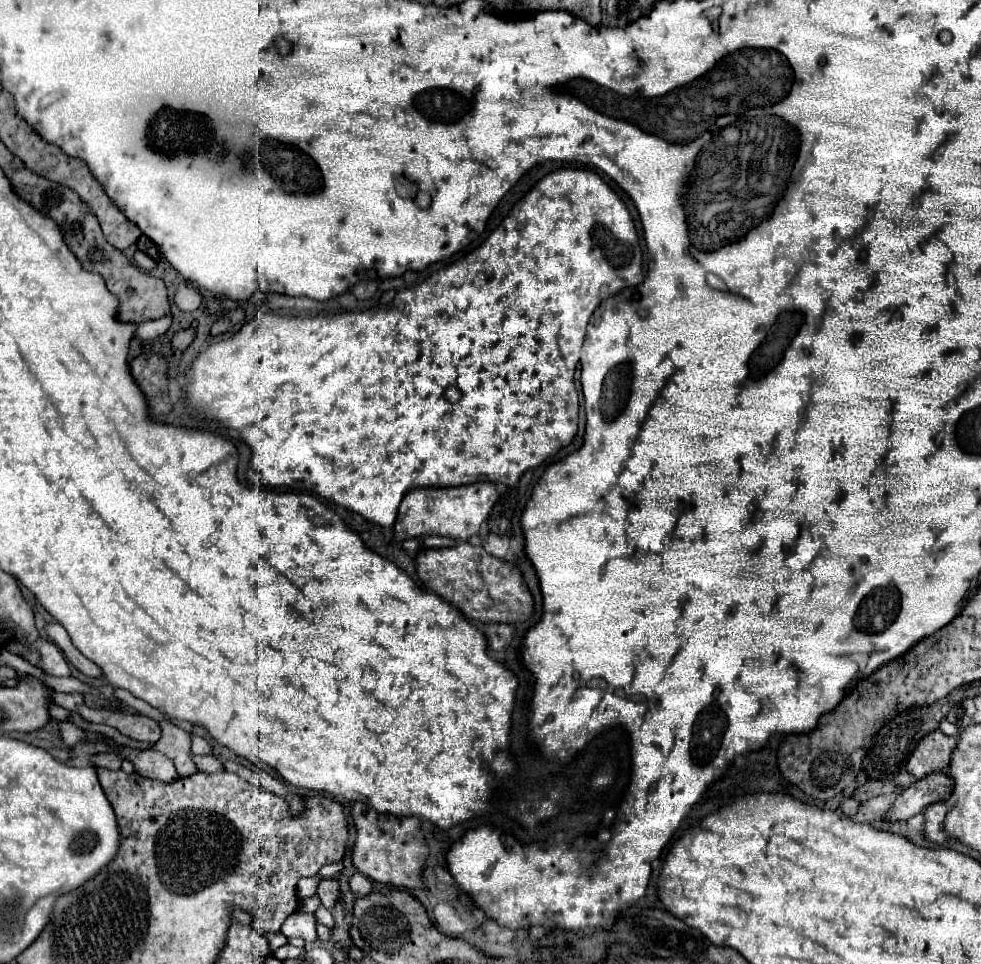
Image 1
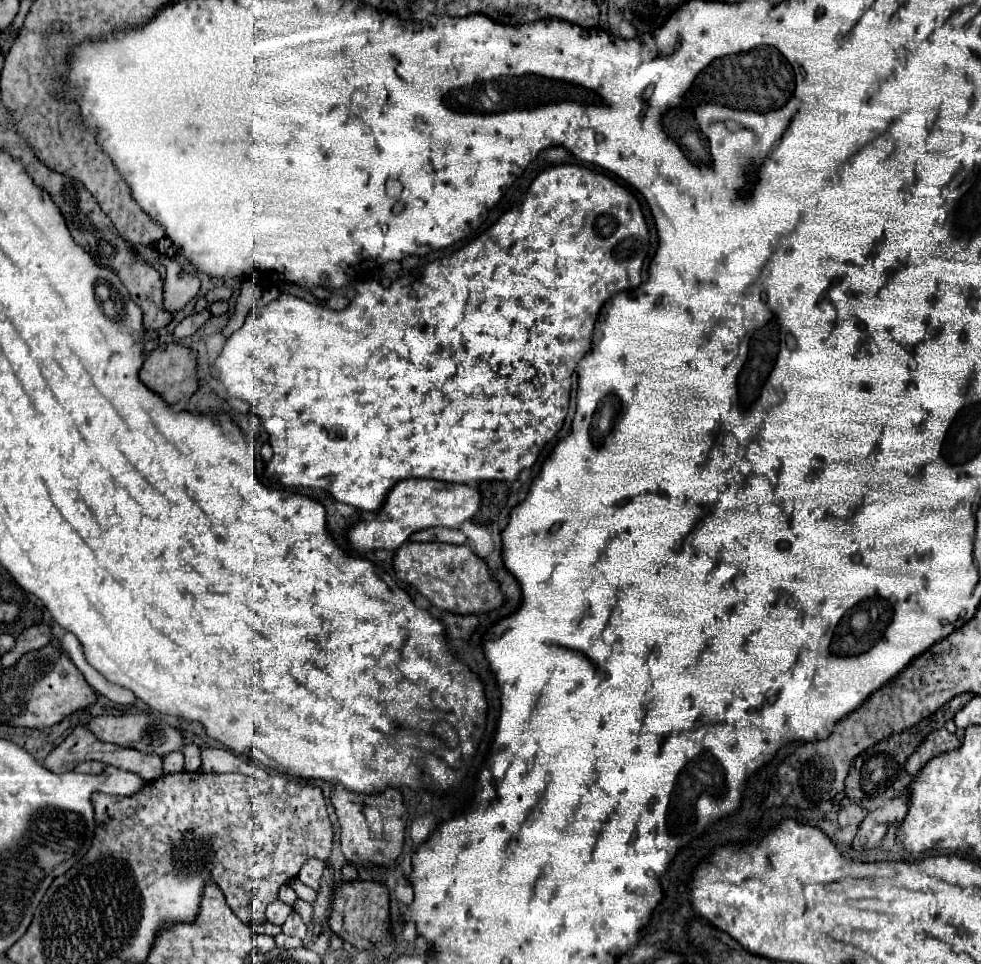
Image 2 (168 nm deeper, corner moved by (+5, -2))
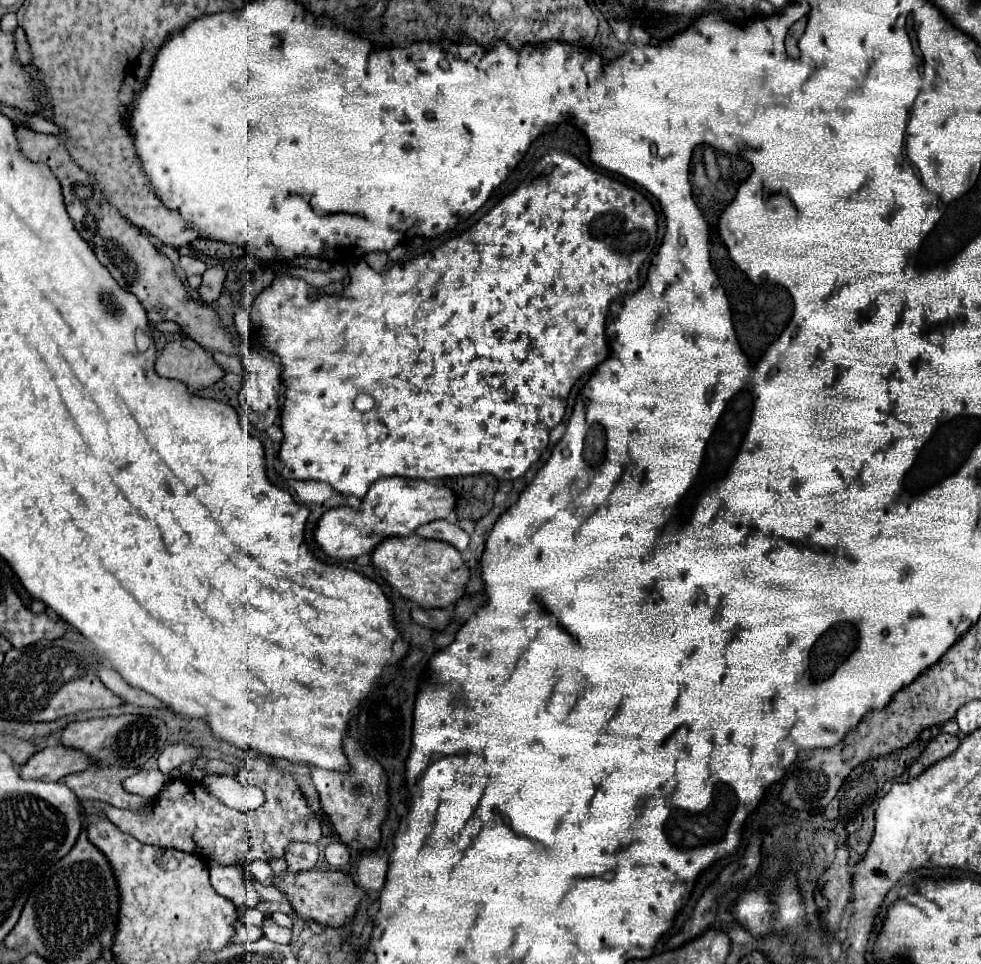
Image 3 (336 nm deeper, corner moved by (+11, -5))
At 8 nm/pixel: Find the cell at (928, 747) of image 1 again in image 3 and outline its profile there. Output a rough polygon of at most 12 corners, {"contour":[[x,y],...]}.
{"contour":[[940,733],[920,761],[932,765],[958,747],[958,737]]}

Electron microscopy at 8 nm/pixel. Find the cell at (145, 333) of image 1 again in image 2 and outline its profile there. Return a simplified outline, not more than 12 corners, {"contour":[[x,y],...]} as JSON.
{"contour":[[166,260],[164,302],[182,310],[200,290],[200,278]]}

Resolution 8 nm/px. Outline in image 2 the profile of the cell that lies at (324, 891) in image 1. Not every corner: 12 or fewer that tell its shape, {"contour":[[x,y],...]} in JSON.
{"contour":[[316,858],[302,864],[298,878],[318,890],[324,862]]}

